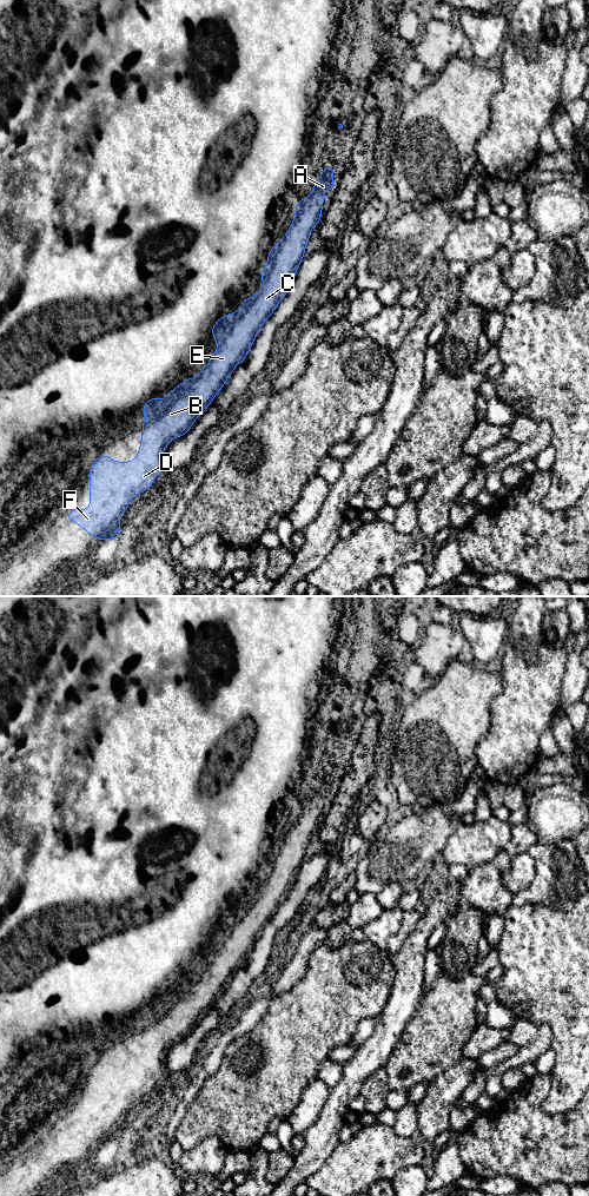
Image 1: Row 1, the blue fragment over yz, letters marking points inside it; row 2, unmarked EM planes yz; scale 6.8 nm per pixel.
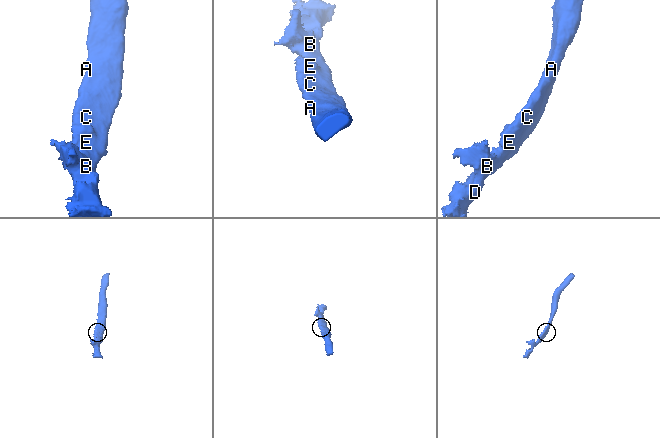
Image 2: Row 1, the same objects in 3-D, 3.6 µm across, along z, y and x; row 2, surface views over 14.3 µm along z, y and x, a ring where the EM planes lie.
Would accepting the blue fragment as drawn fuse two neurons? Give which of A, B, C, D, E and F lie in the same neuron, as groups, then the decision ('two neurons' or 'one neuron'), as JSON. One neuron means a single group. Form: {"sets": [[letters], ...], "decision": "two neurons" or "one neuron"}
{"sets": [["A", "B", "C", "D", "E", "F"]], "decision": "one neuron"}

